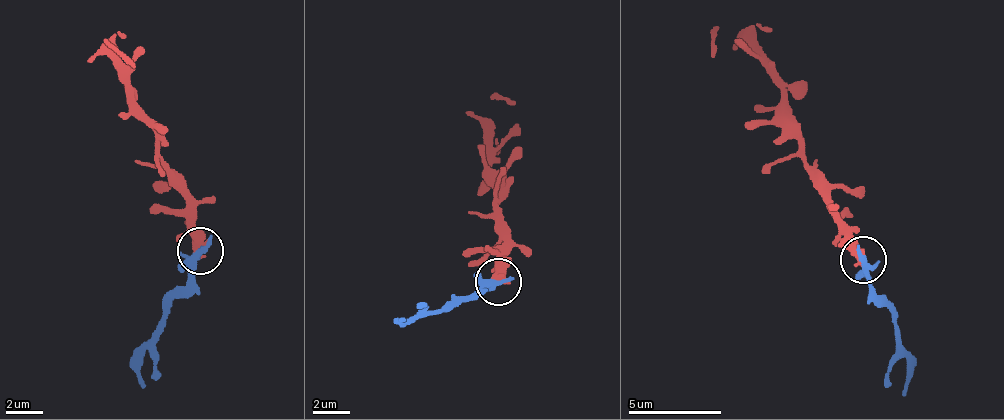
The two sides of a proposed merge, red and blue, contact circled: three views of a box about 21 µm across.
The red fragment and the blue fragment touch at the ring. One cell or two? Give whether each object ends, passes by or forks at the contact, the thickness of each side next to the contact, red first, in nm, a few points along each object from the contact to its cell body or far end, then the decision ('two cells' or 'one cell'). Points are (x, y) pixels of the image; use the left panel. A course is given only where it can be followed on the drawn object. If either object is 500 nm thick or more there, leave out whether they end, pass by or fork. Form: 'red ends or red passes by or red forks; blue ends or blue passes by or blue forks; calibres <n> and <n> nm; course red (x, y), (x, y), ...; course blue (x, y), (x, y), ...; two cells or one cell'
calibres 500 and 240 nm; course red (201, 250), (195, 201), (159, 158), (158, 126), (136, 108), (135, 90), (105, 44), (133, 69); course blue (201, 250), (193, 277), (170, 302), (161, 334), (145, 352), (144, 389); one cell

